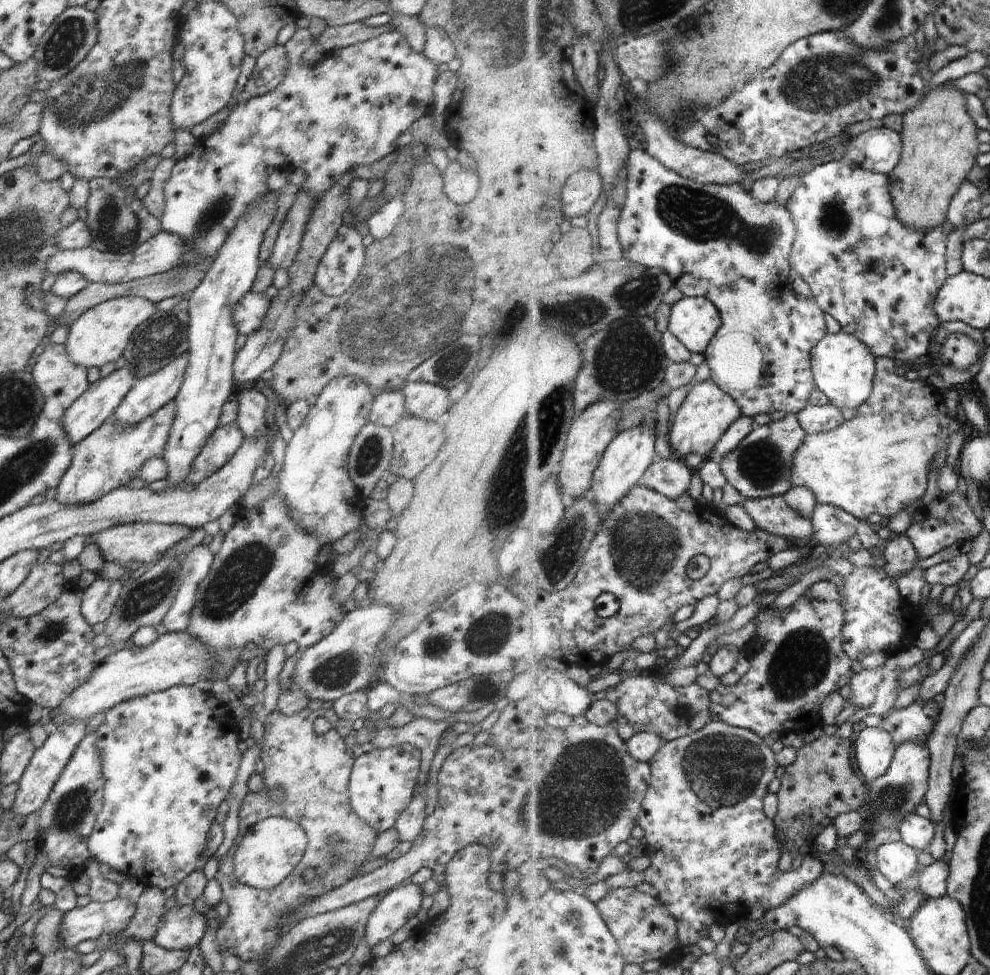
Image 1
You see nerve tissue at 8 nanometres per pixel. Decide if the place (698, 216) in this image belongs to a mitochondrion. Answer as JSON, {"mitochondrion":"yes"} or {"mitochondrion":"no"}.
{"mitochondrion":"yes"}

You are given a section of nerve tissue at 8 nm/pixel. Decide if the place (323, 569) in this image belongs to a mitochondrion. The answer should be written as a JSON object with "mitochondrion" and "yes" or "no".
{"mitochondrion":"no"}

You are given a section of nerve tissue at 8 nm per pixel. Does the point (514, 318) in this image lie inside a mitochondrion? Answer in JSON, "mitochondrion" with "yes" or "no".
{"mitochondrion":"yes"}

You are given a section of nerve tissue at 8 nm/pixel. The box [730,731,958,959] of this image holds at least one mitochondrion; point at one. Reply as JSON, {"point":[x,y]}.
{"point":[891,798]}

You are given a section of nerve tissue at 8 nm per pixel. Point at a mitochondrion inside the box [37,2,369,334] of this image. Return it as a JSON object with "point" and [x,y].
{"point":[86,100]}

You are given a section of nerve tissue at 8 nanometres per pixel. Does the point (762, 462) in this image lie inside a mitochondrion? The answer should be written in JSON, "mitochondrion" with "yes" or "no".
{"mitochondrion":"yes"}

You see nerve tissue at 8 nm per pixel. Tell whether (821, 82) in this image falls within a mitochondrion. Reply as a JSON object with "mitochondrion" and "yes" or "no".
{"mitochondrion":"yes"}

